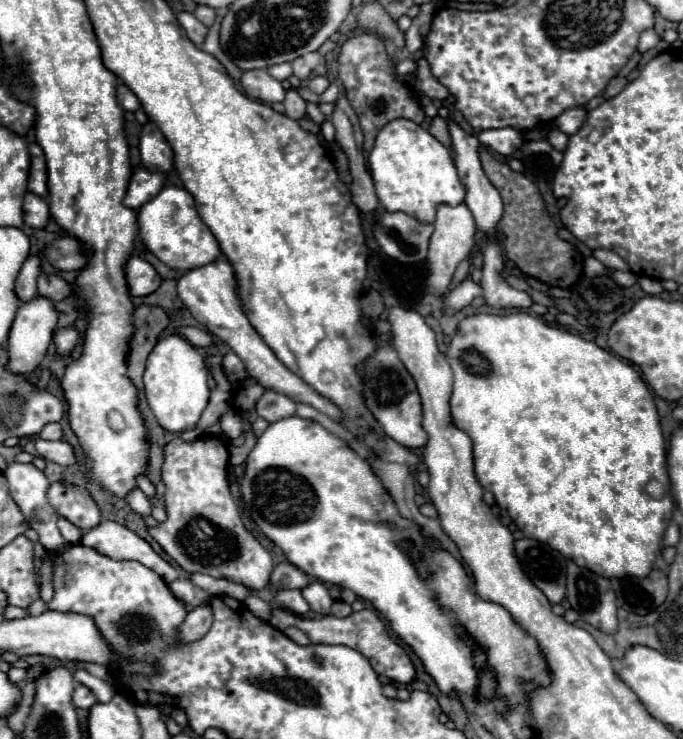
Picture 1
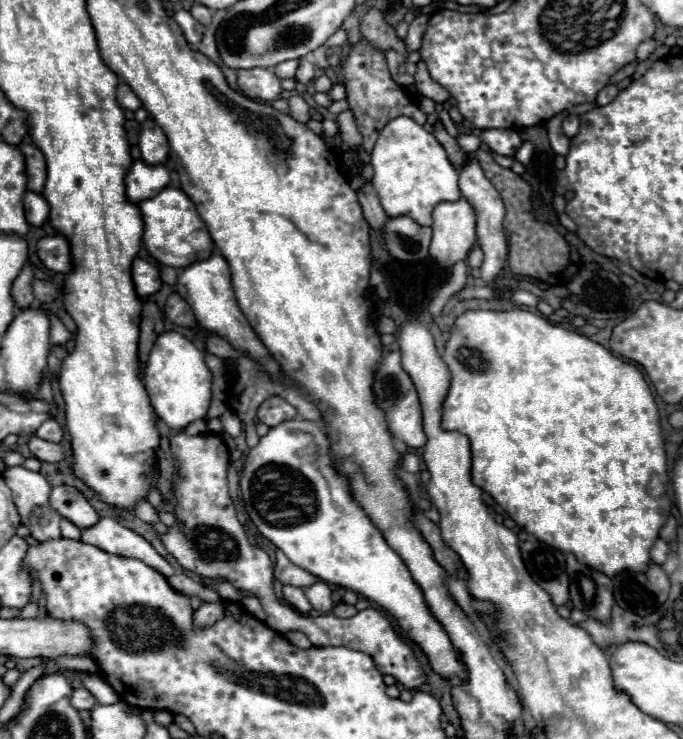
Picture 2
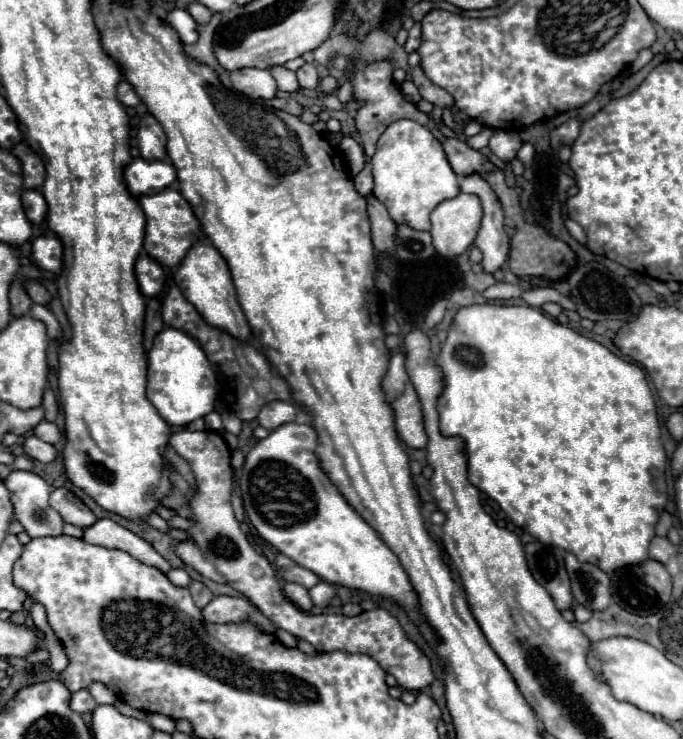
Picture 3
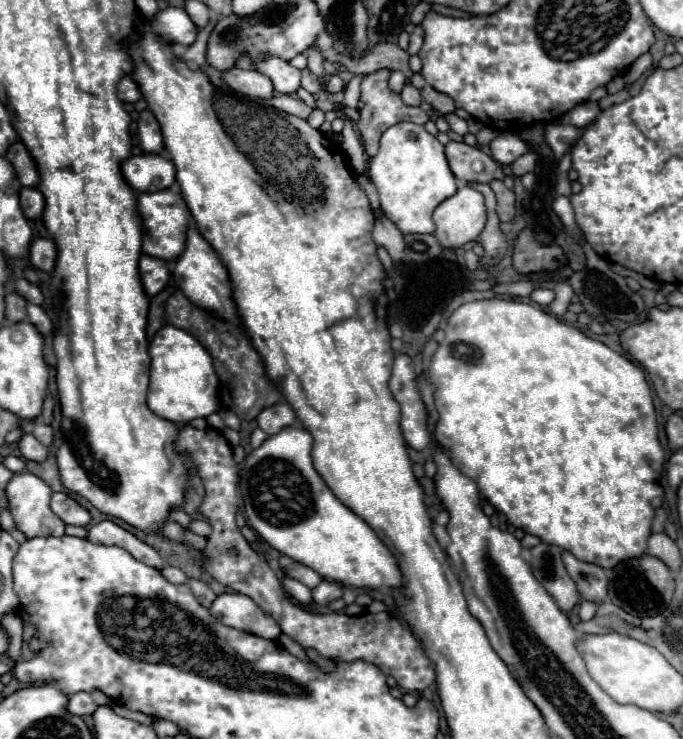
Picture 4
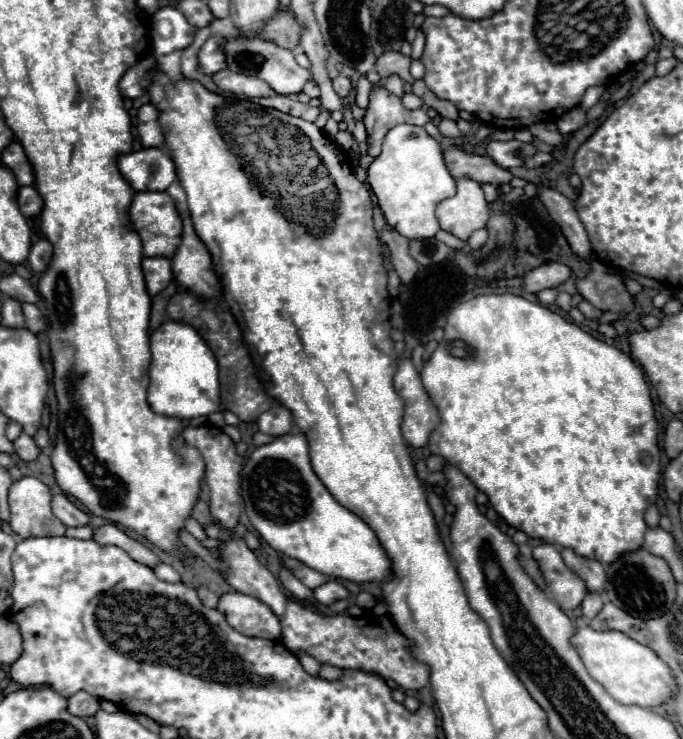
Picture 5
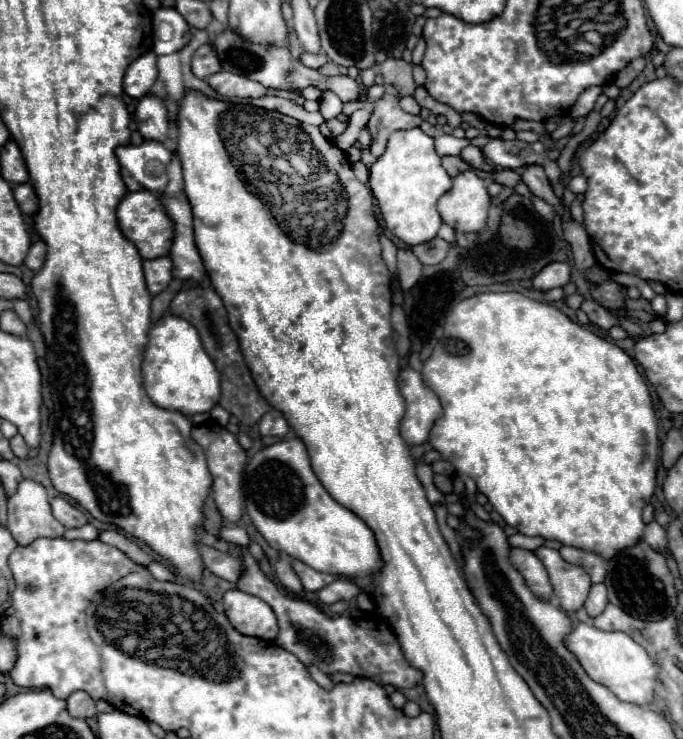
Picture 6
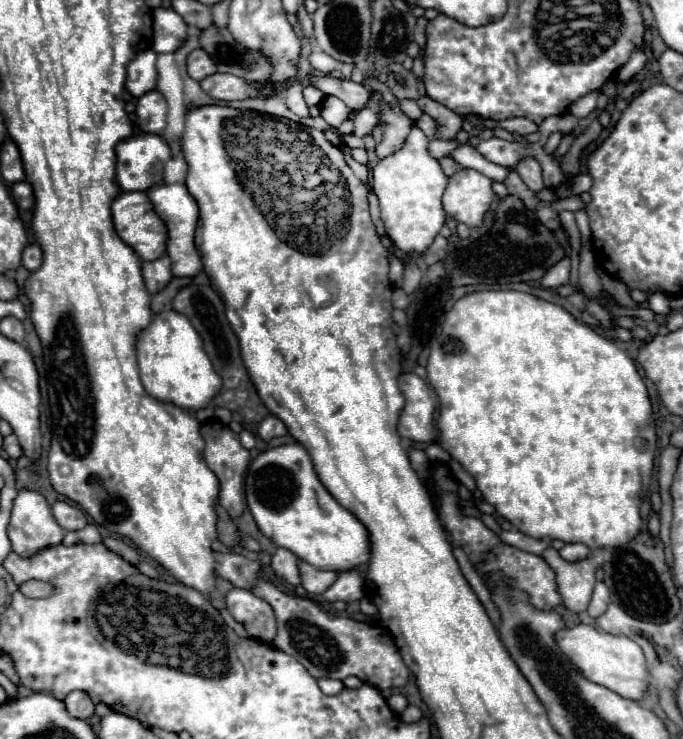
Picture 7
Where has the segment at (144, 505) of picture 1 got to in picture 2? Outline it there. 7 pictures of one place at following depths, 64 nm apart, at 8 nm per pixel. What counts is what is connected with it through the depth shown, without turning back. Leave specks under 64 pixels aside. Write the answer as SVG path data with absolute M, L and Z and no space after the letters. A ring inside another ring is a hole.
M138 500L138 504L134 506L134 512L136 512L136 516L138 516L140 520L144 520L144 522L148 522L148 524L158 522L158 514L156 514L156 510L150 506L148 500Z

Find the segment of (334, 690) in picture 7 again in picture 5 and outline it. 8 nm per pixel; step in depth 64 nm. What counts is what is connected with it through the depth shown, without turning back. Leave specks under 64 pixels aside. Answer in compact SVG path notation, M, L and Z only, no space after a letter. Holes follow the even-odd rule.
M294 652L296 656L298 656L298 660L300 660L300 664L304 666L304 670L308 672L308 674L312 674L312 676L316 676L318 674L318 670L320 670L320 664L312 658L312 656L308 656L306 652Z

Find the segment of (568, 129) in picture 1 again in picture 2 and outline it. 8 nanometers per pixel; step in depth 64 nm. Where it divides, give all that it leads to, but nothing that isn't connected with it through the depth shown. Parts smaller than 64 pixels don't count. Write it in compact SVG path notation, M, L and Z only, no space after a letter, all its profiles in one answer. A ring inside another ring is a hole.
M576 114L566 116L564 122L562 122L562 130L564 130L564 134L566 134L568 138L572 138L572 136L578 132L578 126L580 126L580 118L578 118Z

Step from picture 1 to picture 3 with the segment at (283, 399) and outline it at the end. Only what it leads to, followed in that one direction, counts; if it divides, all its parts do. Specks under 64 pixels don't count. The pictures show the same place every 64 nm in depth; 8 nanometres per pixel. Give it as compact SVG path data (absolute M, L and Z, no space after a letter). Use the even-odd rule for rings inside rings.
M274 400L274 402L268 402L268 404L262 406L262 410L258 414L258 422L266 430L274 430L280 424L294 422L296 414L298 414L298 408L294 404L282 402L282 400Z

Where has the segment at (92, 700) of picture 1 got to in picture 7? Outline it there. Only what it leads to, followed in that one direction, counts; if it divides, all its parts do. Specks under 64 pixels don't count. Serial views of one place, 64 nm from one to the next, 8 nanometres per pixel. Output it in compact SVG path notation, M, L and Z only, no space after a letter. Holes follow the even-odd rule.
M70 692L64 702L66 702L66 710L74 718L86 720L94 714L94 702L90 700L90 696L86 692Z

